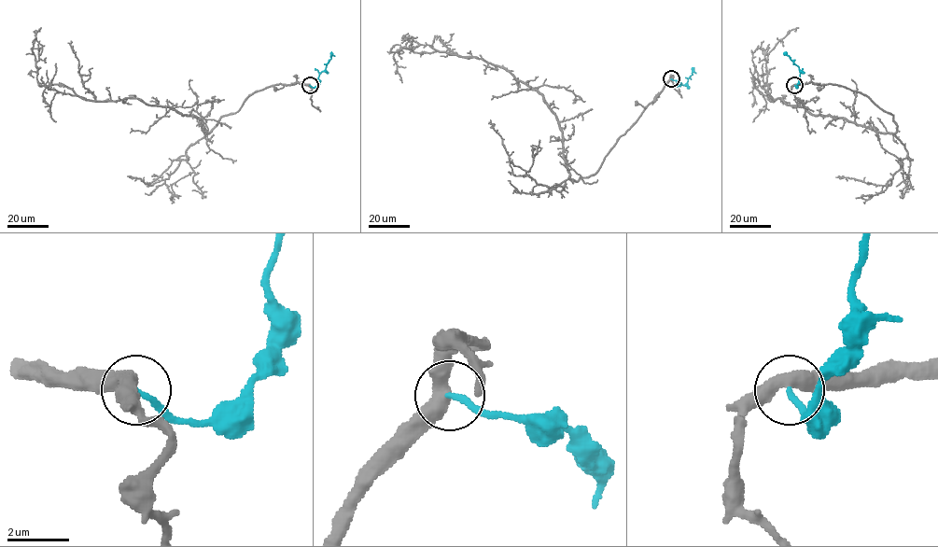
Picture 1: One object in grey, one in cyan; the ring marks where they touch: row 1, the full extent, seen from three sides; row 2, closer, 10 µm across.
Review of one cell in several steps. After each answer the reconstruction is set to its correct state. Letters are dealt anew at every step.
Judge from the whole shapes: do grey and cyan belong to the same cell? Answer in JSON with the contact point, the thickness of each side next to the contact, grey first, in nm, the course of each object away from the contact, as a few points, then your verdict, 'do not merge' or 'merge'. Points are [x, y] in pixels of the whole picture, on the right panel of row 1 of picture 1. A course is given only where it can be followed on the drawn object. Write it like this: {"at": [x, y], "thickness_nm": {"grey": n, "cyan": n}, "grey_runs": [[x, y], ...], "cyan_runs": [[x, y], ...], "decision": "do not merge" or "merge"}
{"at": [794, 85], "thickness_nm": {"grey": 460, "cyan": 200}, "grey_runs": [[794, 85], [857, 91], [893, 116], [897, 131], [875, 132], [768, 99], [767, 55], [798, 28]], "cyan_runs": [[794, 85], [796, 87], [801, 71], [783, 53]], "decision": "do not merge"}

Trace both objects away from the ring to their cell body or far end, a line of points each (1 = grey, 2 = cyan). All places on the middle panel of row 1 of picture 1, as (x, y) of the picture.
1: (670, 78), (597, 170), (577, 181), (543, 97), (498, 65), (401, 49), (393, 58), (402, 82)
2: (670, 78), (684, 85), (693, 67)

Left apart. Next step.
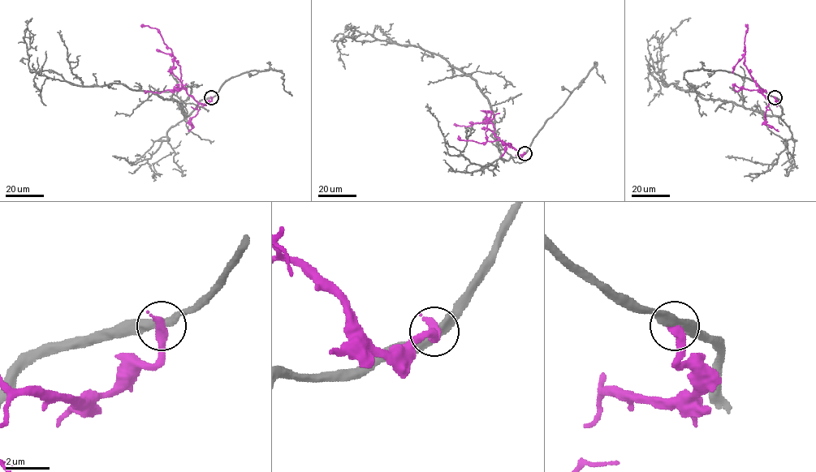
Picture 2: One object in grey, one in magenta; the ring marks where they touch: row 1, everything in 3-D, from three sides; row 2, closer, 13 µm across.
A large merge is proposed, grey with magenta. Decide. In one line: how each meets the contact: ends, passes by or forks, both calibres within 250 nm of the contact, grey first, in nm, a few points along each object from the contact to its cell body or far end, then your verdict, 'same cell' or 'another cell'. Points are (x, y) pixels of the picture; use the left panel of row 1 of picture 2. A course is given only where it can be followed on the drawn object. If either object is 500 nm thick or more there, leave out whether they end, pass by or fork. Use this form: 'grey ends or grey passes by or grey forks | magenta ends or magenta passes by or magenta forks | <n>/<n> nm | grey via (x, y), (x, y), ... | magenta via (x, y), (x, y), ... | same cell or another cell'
400/500 nm | grey via (211, 97), (186, 116), (178, 101), (152, 92), (77, 86), (53, 71), (32, 72), (23, 37), (32, 18) | magenta via (211, 97), (206, 104), (200, 104), (187, 93), (179, 80), (180, 67), (160, 33), (154, 27), (140, 26) | another cell

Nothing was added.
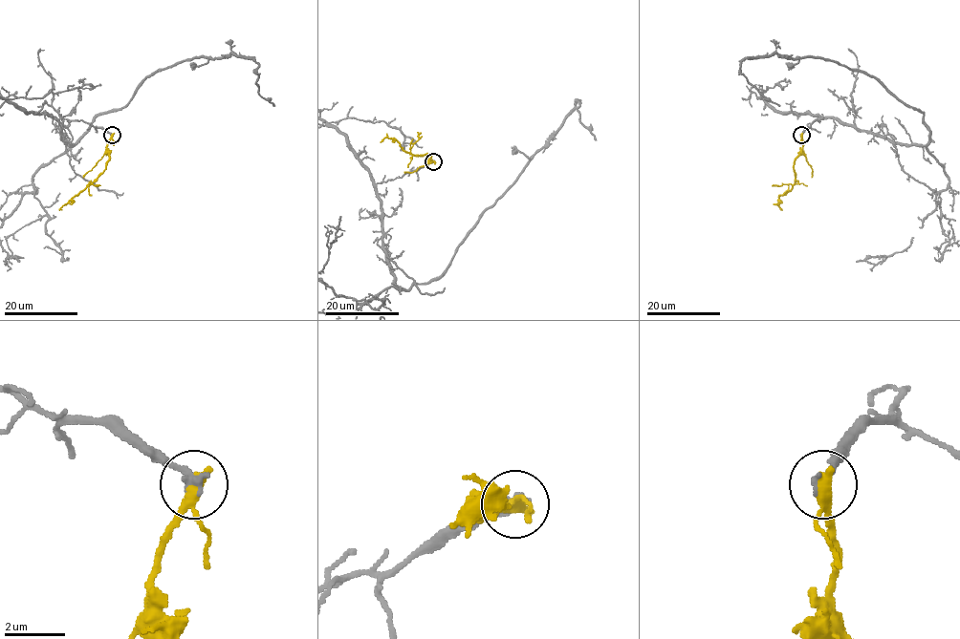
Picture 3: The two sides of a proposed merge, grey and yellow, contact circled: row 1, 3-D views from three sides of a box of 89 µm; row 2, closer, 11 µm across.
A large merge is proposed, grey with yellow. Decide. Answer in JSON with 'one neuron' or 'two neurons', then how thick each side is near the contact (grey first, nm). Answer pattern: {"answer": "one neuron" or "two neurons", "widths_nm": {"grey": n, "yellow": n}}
{"answer": "two neurons", "widths_nm": {"grey": 320, "yellow": 340}}

